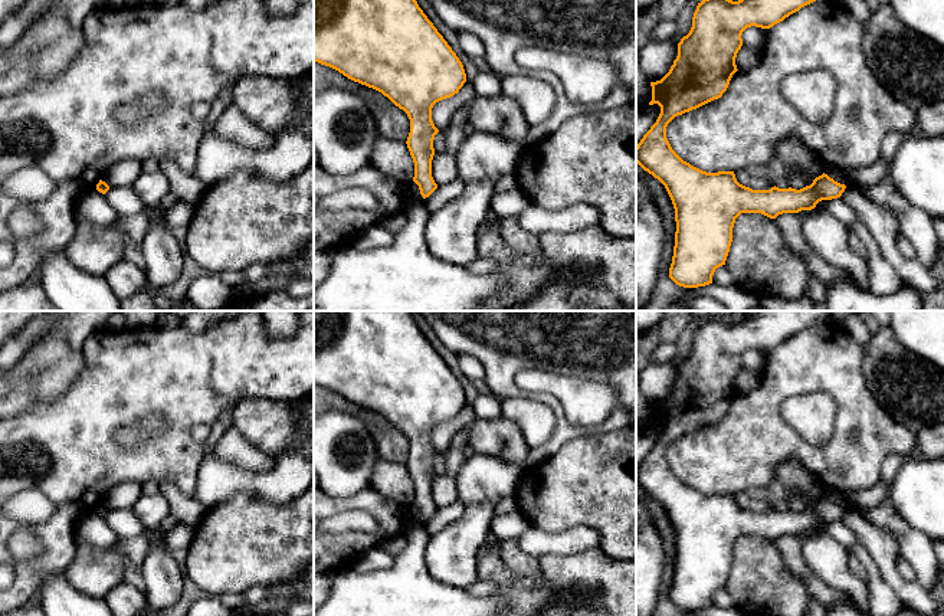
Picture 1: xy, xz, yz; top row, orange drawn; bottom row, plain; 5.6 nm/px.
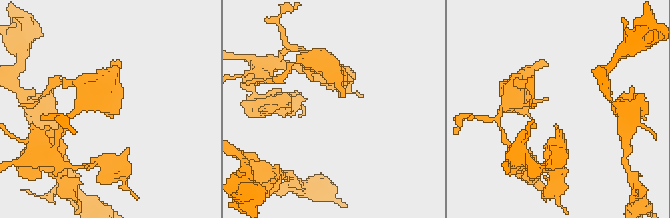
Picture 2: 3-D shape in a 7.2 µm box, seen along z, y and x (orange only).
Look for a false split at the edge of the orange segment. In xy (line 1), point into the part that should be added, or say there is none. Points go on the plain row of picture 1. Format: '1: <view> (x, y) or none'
1: none

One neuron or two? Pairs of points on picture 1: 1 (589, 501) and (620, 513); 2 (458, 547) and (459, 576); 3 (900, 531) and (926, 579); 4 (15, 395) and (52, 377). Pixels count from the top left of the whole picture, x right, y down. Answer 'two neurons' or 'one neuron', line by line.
1: one neuron
2: one neuron
3: one neuron
4: one neuron

